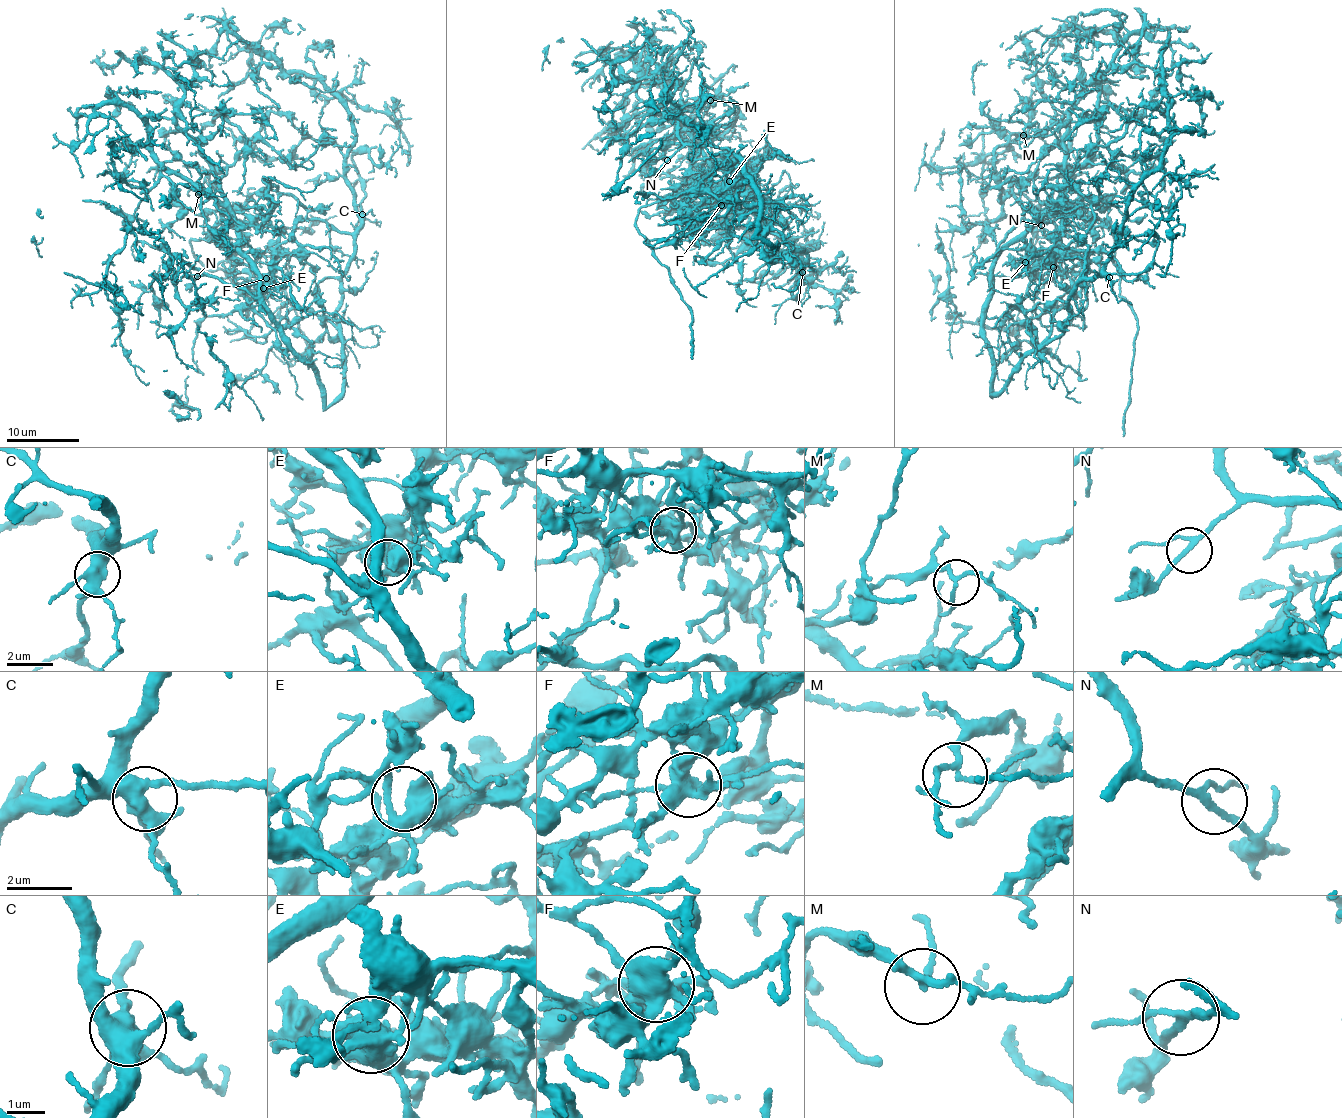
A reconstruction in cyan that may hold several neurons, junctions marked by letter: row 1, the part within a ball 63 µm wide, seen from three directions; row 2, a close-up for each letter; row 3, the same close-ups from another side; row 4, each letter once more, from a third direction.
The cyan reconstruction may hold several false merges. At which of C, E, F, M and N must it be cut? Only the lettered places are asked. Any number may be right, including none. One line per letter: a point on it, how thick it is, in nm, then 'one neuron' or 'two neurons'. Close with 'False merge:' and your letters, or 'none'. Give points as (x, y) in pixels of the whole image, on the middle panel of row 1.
C: (802, 272) | 460 nm | one neuron
E: (729, 181) | 480 nm | one neuron
F: (721, 205) | 440 nm | two neurons
M: (710, 100) | 140 nm | one neuron
N: (667, 160) | 160 nm | one neuron
False merge: F

